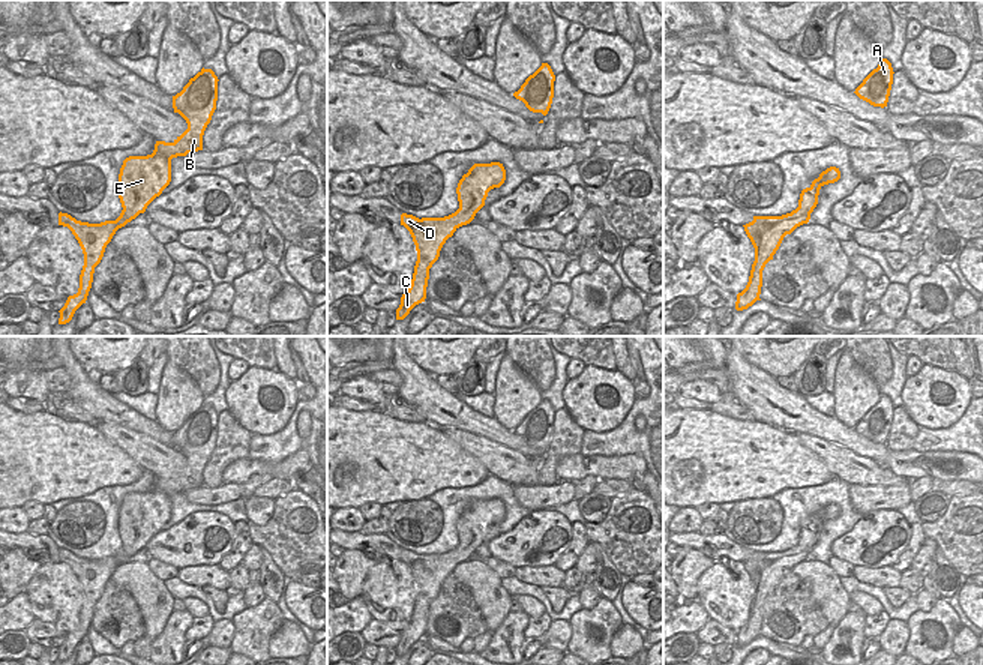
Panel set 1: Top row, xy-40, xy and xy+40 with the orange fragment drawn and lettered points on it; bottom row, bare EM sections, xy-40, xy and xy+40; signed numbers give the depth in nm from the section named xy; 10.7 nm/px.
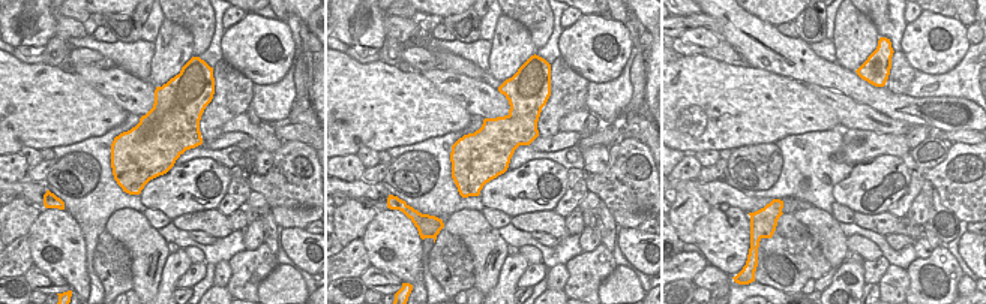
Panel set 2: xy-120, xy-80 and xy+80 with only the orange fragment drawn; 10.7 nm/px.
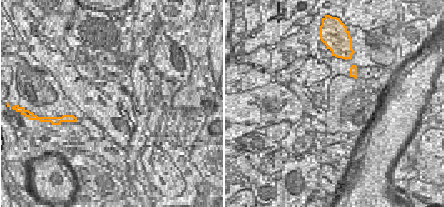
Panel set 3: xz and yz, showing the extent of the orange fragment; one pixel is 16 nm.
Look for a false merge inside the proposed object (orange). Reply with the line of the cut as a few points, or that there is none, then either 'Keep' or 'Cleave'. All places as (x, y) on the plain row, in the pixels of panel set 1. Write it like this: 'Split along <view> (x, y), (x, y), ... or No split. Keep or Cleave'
No split. Keep

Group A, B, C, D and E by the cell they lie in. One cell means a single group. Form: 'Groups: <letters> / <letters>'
Groups: A B C D E

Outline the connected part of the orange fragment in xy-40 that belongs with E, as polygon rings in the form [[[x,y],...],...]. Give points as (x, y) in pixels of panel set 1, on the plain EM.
[[[203,404],[180,429],[173,432],[174,449],[186,456],[188,465],[173,479],[156,477],[152,491],[129,492],[123,497],[119,510],[119,534],[123,546],[116,557],[89,560],[68,549],[59,549],[59,561],[72,567],[84,590],[78,629],[69,632],[59,647],[59,660],[69,659],[75,647],[86,639],[95,603],[101,599],[116,567],[144,549],[147,542],[170,521],[171,495],[203,486],[203,471],[216,446],[218,417],[212,405]]]

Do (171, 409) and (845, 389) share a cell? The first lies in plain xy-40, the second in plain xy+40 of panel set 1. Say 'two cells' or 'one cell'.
one cell

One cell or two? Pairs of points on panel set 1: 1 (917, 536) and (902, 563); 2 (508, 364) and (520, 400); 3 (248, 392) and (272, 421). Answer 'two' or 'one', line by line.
1: one
2: one
3: one

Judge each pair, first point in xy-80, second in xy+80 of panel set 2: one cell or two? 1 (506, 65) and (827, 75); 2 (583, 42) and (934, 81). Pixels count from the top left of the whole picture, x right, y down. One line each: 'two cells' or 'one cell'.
1: two cells
2: two cells

